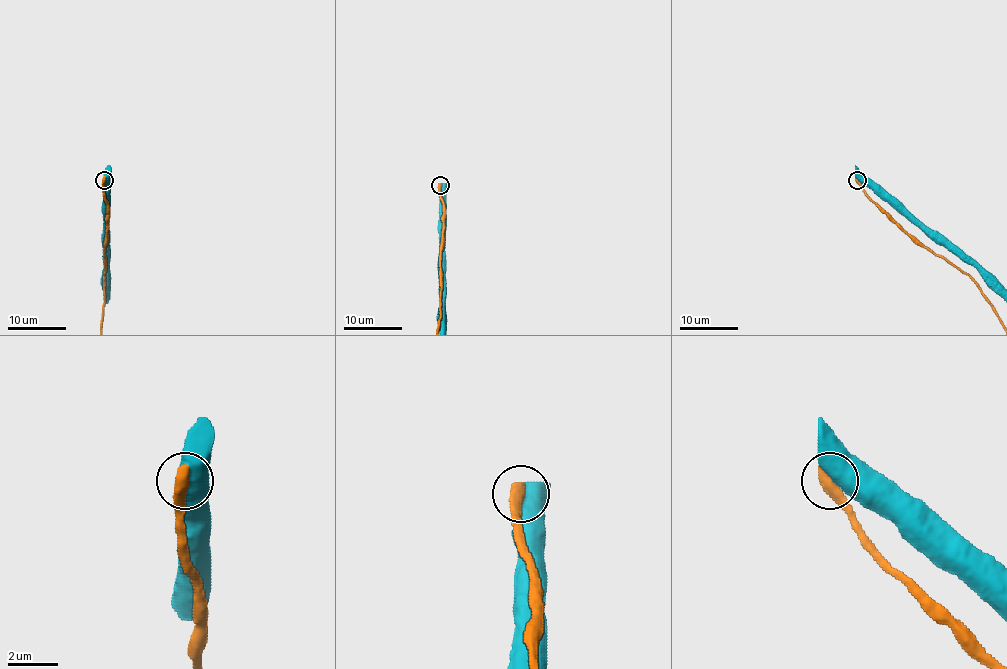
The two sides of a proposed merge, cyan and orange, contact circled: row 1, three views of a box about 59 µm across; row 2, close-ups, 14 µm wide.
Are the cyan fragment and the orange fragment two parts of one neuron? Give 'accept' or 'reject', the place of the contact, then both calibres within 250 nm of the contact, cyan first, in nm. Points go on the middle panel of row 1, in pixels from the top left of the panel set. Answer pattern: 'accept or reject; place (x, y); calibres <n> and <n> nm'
reject; place (440, 185); calibres 700 and 550 nm

